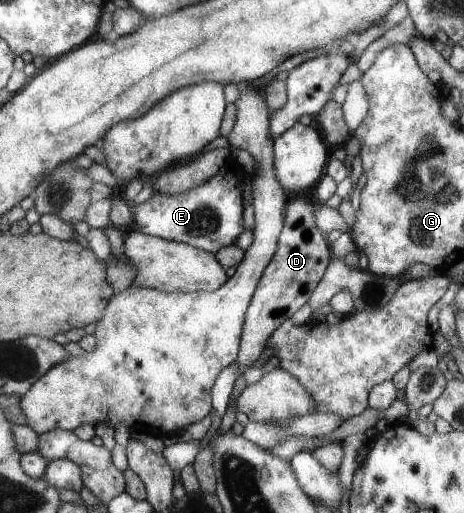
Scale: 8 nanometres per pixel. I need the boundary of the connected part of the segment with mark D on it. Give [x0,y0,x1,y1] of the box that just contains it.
[237,194,332,365]

